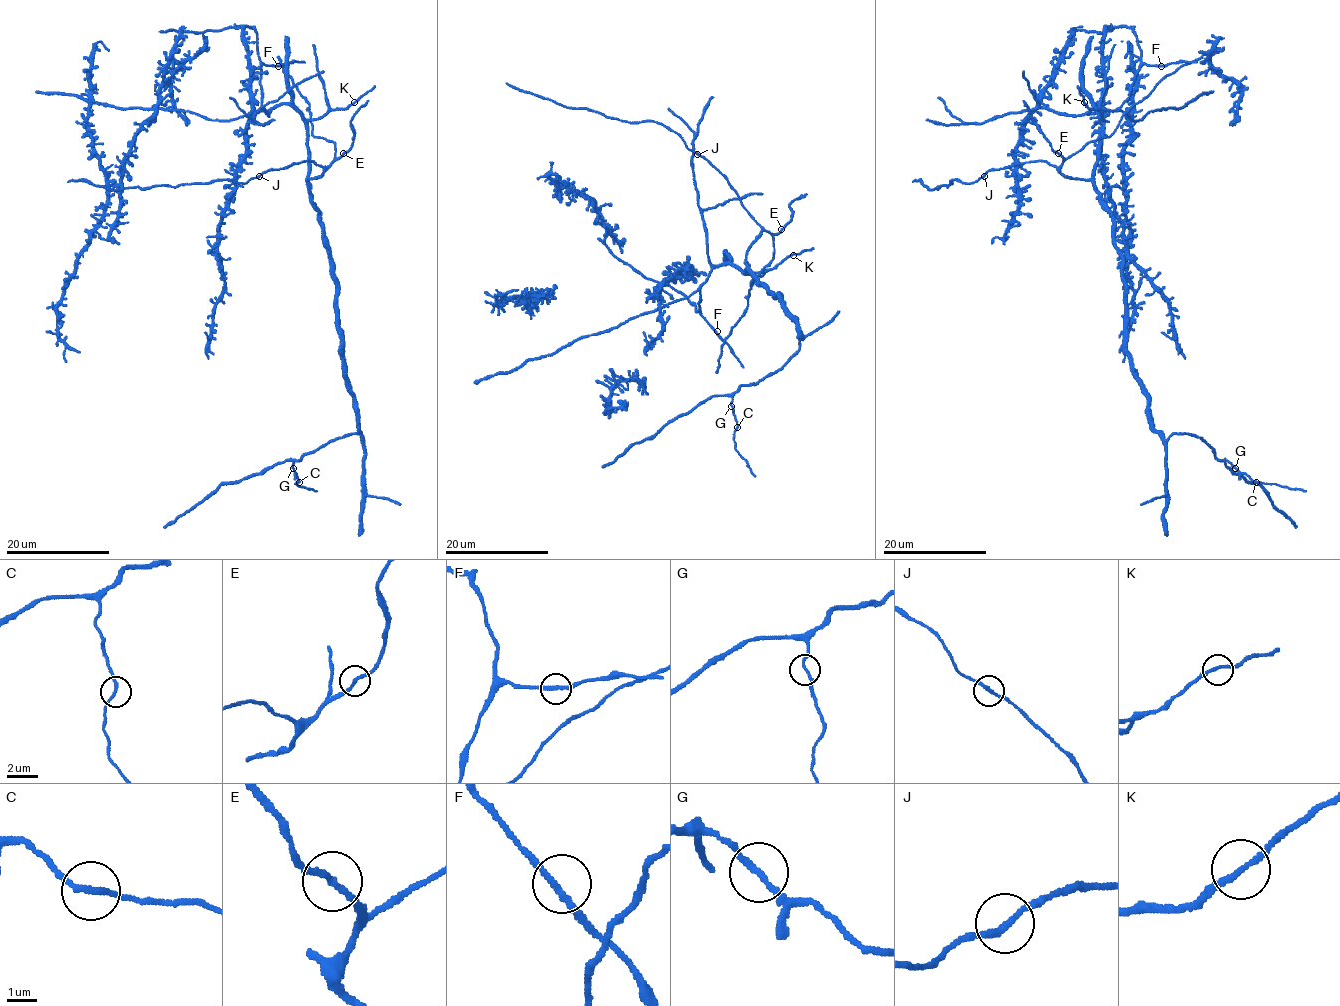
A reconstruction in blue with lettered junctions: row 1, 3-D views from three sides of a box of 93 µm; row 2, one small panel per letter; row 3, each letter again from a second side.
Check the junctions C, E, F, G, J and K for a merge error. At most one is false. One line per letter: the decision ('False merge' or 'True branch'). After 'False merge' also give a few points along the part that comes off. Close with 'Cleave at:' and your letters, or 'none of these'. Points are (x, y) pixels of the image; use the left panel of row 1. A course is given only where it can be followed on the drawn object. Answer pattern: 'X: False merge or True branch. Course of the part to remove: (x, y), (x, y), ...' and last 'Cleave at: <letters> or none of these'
C: True branch
E: True branch
F: True branch
G: True branch
J: True branch
K: True branch
Cleave at: none of these

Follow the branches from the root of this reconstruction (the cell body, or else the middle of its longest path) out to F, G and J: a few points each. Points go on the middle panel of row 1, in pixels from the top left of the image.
F: (745, 272), (729, 264), (718, 265), (700, 289), (698, 310), (717, 331)
G: (745, 272), (746, 264), (769, 292), (780, 295), (800, 339), (799, 349), (780, 369), (742, 384), (731, 406)
J: (745, 272), (746, 250), (762, 228), (741, 203), (729, 183), (697, 154)

